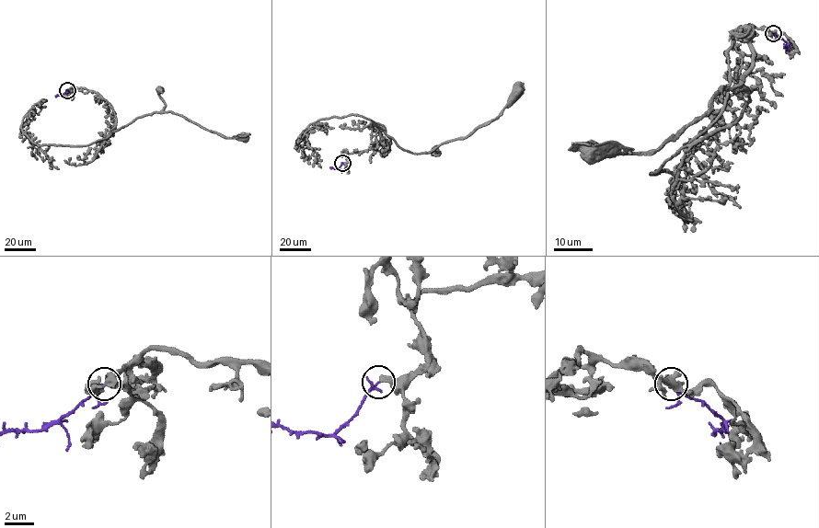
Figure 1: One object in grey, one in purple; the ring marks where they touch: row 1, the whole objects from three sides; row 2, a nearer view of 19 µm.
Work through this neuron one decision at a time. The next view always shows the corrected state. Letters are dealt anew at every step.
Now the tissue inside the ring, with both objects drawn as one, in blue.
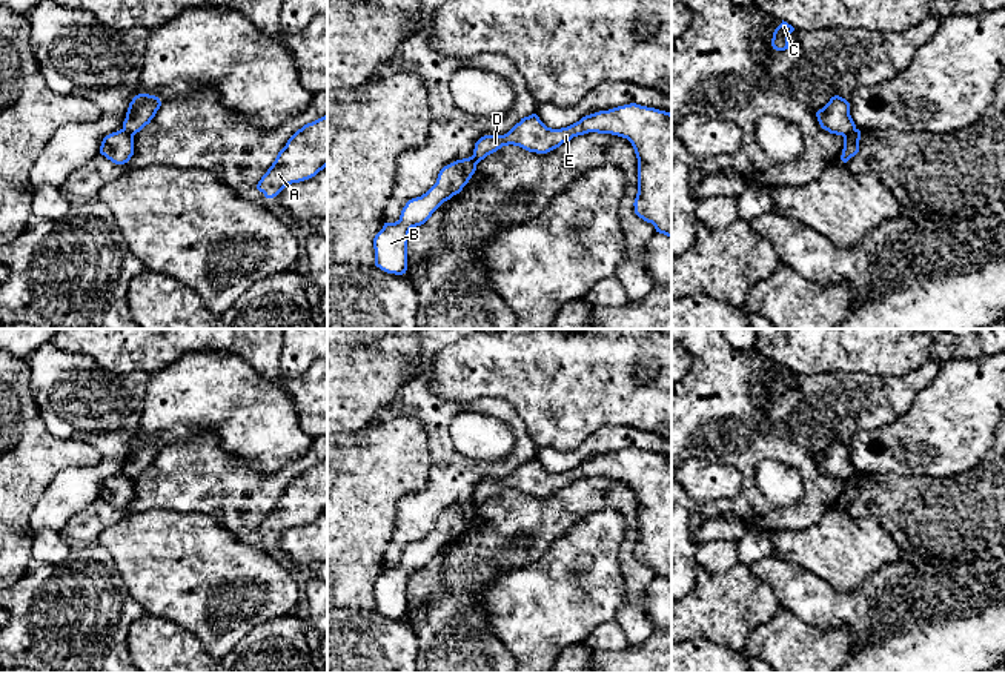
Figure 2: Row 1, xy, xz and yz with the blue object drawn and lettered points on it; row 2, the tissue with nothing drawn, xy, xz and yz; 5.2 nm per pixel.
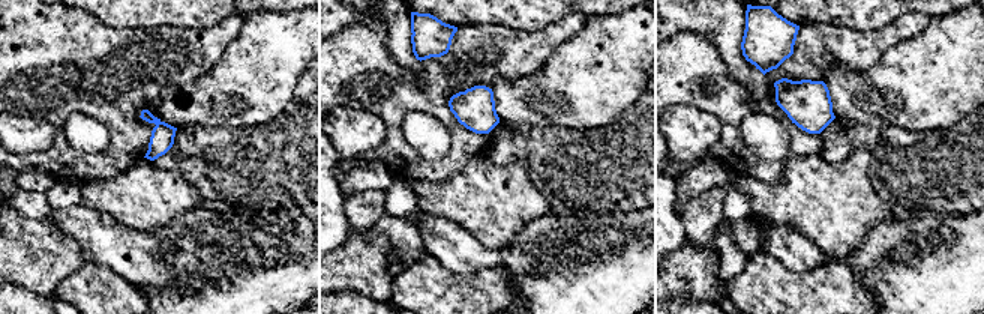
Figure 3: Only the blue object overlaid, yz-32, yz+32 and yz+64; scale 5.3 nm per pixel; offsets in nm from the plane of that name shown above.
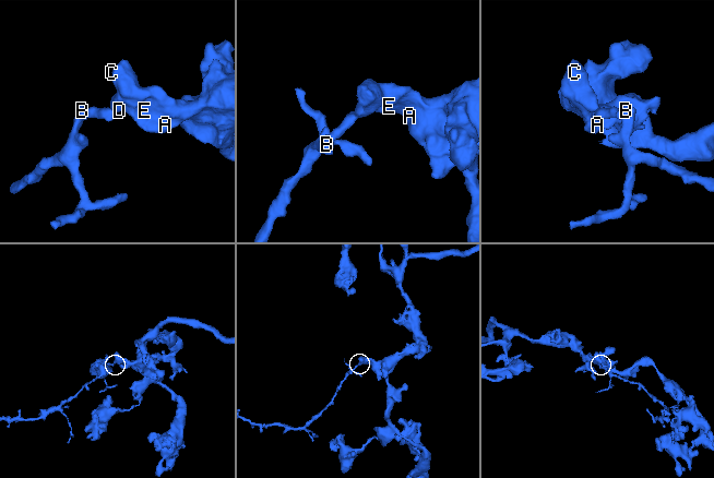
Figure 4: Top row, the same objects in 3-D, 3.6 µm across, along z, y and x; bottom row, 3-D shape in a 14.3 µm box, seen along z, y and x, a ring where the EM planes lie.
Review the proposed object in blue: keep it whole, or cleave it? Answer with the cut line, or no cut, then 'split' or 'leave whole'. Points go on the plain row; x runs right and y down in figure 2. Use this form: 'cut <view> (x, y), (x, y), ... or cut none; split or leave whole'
cut yz (855, 472), (844, 481); split

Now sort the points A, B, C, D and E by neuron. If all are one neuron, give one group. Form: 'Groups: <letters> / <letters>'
Groups: A C D E / B

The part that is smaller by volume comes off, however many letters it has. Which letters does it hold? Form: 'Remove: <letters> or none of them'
Remove: B

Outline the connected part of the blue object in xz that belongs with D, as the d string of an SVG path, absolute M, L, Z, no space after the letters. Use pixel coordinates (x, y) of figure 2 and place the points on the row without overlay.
M636 447L599 455L561 472L547 472L536 458L521 462L504 479L484 479L475 487L478 509L502 490L519 490L547 498L573 481L589 476L627 482L638 502L635 558L652 567L656 576L672 582L672 458Z

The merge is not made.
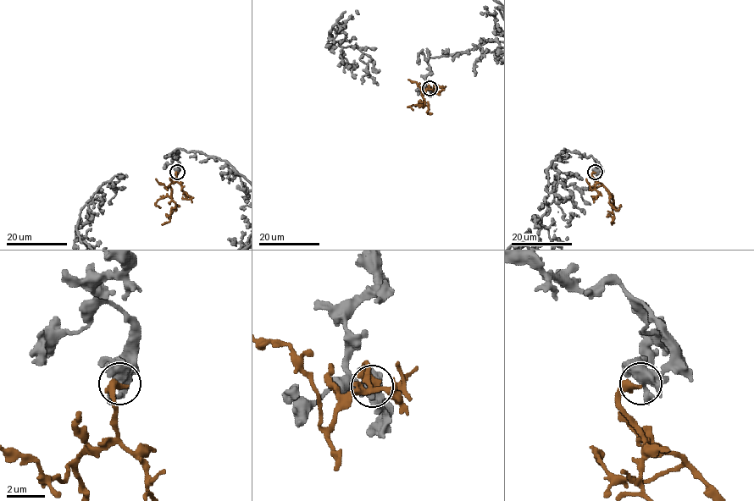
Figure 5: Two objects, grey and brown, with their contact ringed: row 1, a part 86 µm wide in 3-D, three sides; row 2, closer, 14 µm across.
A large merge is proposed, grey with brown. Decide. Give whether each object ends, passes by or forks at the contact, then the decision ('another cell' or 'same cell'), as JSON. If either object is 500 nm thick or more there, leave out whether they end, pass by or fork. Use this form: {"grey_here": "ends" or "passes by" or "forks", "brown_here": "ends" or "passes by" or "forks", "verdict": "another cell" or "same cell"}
{"grey_here": "forks", "brown_here": "ends", "verdict": "another cell"}

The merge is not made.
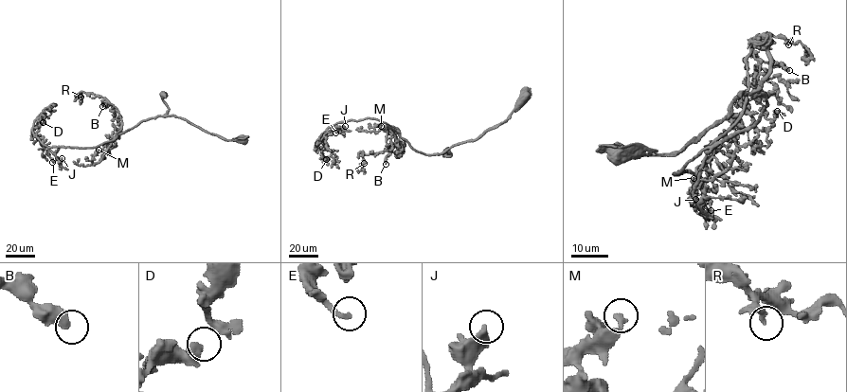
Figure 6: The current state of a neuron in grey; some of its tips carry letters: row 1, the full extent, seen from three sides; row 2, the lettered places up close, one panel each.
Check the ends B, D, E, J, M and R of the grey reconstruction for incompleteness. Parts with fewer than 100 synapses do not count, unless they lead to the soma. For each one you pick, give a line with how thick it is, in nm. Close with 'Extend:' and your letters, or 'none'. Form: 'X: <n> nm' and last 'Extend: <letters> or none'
E: 200 nm
Extend: E

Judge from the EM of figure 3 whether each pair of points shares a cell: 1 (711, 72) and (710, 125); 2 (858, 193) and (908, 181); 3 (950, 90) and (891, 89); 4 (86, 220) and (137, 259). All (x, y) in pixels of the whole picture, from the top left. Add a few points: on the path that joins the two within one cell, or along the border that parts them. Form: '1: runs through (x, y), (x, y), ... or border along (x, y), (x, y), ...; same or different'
1: border along (671, 104), (693, 105), (705, 111); different
2: border along (869, 153), (870, 184), (893, 205); different
3: runs through (935, 89), (906, 89); same
4: runs through (98, 232), (110, 244), (125, 250); same

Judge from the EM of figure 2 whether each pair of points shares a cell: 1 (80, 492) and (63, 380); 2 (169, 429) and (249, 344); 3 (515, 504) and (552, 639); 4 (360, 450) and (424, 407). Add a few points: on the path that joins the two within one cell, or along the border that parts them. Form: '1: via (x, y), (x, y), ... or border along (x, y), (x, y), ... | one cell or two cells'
1: via (106, 464), (103, 420), (91, 407) | one cell
2: border along (203, 351), (235, 352), (266, 378) | two cells
3: border along (557, 538), (535, 561), (506, 569), (498, 576) | two cells
4: border along (403, 415), (411, 415), (424, 426), (427, 449) | two cells

